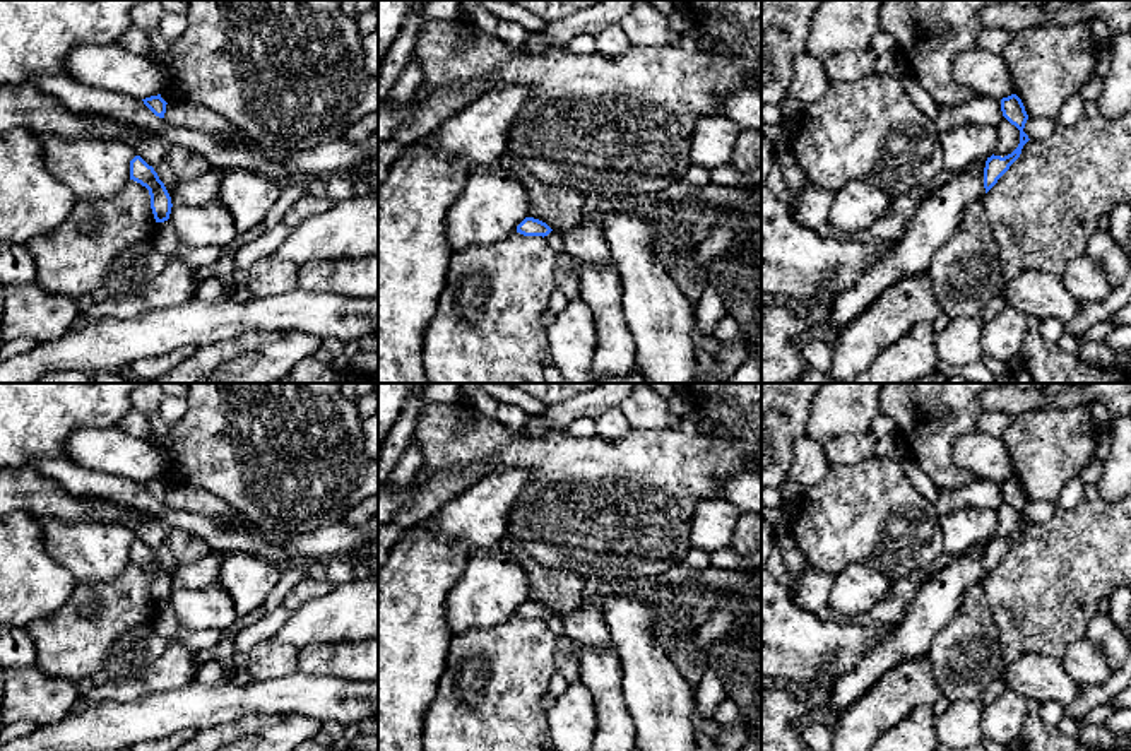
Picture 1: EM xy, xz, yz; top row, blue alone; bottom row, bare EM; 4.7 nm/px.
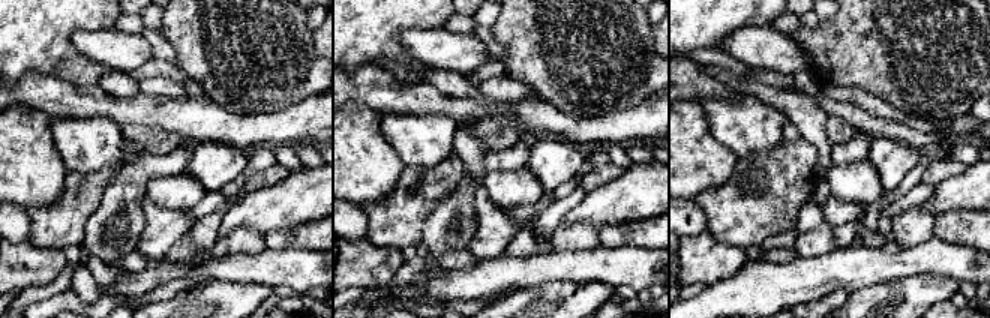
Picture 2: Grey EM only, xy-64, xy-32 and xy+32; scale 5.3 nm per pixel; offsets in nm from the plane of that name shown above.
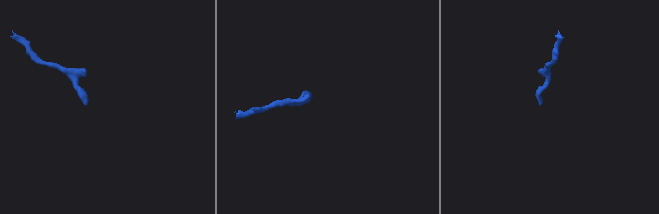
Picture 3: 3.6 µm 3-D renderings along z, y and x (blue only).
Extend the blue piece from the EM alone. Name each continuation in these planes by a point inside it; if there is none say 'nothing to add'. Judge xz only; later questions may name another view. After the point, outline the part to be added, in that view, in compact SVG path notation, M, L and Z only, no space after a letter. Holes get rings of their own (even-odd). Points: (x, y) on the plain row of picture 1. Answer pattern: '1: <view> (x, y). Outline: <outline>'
nothing to add

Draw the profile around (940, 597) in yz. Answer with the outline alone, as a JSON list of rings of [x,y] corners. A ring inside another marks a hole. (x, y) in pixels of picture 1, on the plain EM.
[[[972,547],[933,573],[914,595],[890,635],[869,648],[859,664],[832,681],[828,708],[847,710],[898,664],[929,653],[933,638],[953,619],[965,590],[982,583],[986,547]]]

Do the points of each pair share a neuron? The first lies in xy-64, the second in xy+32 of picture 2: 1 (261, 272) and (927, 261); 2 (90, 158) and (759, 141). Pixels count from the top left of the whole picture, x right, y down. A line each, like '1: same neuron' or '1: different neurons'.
1: same neuron
2: same neuron

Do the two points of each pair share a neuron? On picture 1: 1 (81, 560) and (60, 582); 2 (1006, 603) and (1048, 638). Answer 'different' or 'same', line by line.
1: different
2: same

